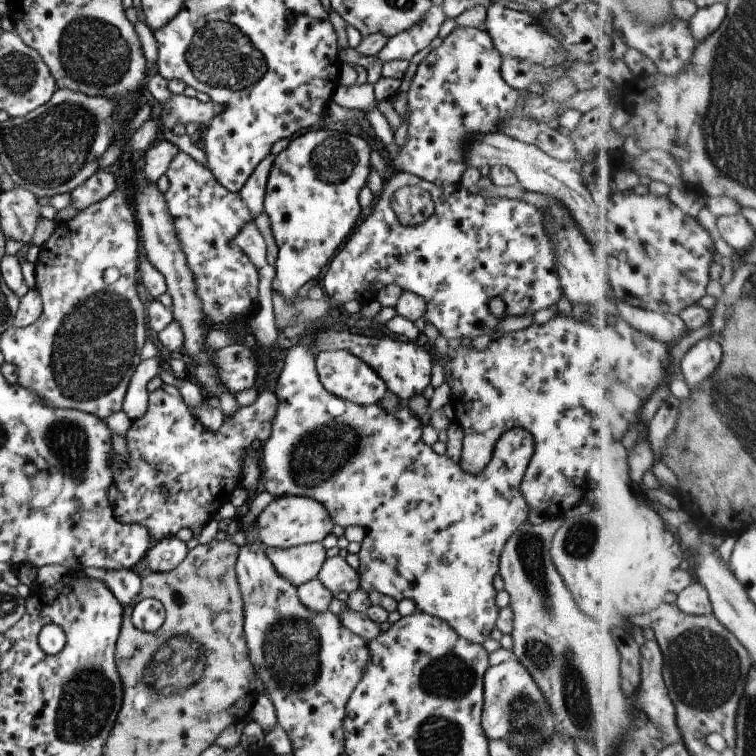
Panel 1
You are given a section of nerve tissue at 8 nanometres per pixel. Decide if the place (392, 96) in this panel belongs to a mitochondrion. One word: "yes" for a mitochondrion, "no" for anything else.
no

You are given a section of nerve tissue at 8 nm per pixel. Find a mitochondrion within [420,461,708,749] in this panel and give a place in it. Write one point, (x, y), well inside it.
(558, 665)

